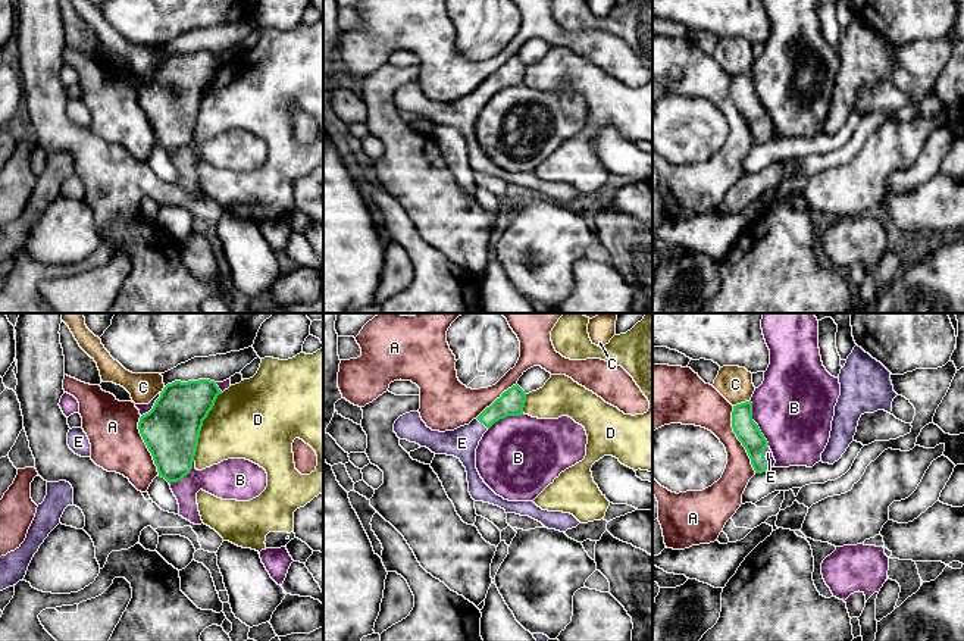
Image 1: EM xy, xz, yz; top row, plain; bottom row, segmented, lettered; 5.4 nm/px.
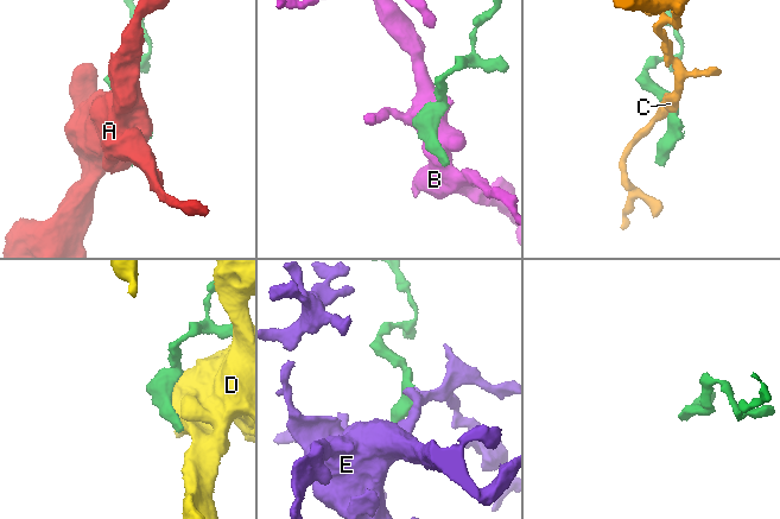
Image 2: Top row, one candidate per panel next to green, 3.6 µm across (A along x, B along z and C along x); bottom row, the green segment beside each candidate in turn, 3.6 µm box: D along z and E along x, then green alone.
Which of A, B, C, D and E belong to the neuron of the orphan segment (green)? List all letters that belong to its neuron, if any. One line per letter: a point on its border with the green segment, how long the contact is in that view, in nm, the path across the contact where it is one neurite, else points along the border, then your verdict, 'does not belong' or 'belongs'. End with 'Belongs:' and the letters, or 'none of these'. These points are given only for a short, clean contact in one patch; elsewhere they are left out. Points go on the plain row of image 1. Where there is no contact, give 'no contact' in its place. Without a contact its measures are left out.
A: yz (738, 109) | 400 nm | does not belong
B: yz (754, 93) | 260 nm | does not belong
C: yz (741, 74) | 100 nm | along yz (750, 69), (734, 77) | does not belong
D: xy (202, 96) | 400 nm | does not belong
E: yz (763, 127) | 140 nm | across yz (747, 102), (763, 127), (767, 124) | belongs
Belongs: E

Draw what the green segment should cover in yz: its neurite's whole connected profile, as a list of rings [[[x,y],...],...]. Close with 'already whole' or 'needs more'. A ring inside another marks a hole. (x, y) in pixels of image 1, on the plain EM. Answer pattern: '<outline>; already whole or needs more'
[[[745,72],[733,76],[732,99],[745,118],[755,144],[771,140],[776,134],[767,110],[758,96],[752,91],[752,74]]]; needs more

